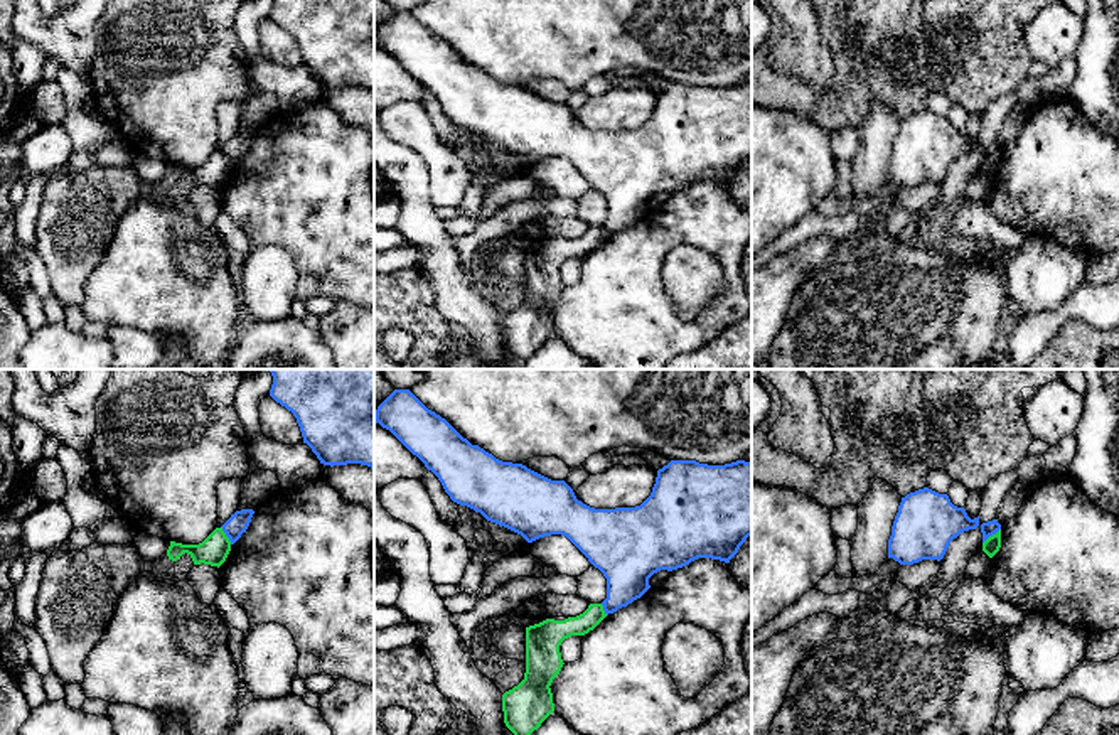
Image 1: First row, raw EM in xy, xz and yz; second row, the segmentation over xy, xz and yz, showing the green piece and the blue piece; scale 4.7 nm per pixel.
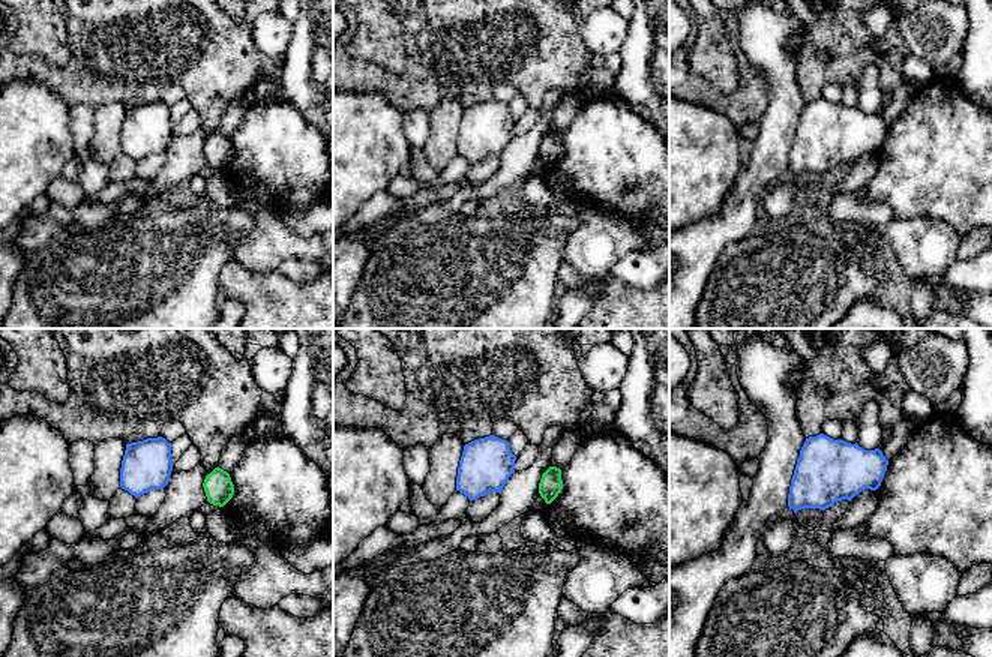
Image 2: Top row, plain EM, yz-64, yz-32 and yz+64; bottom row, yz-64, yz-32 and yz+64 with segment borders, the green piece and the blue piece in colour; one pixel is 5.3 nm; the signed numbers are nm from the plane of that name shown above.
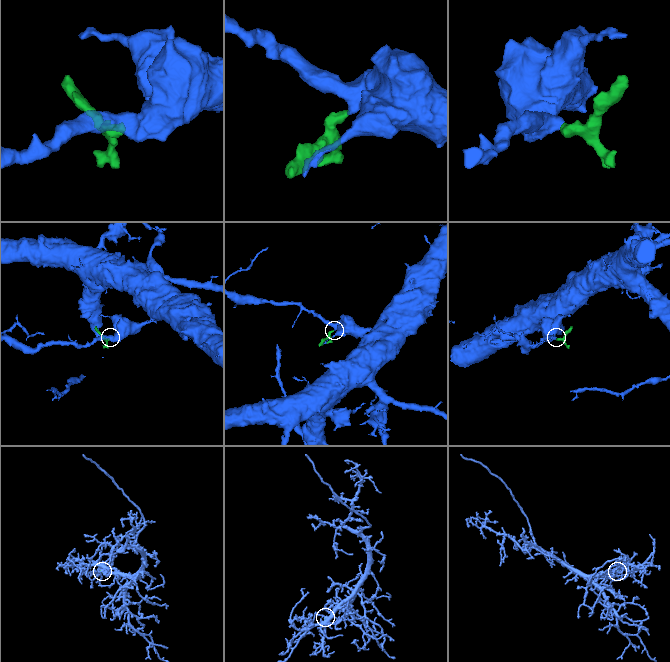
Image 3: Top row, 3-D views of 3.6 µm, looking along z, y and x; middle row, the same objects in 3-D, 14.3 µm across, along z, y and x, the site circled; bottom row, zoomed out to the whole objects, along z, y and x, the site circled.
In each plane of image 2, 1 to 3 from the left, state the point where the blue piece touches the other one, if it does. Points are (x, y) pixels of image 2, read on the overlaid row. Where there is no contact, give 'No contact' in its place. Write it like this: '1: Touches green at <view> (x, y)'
1: No contact
2: No contact
3: No contact

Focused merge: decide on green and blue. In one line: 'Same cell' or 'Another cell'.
Another cell

